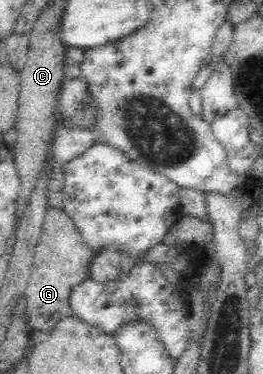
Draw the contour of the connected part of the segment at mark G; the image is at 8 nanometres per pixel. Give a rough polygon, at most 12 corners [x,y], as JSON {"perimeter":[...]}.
{"perimeter":[[47,208],[27,279],[27,321],[45,334],[73,313],[95,253]]}

